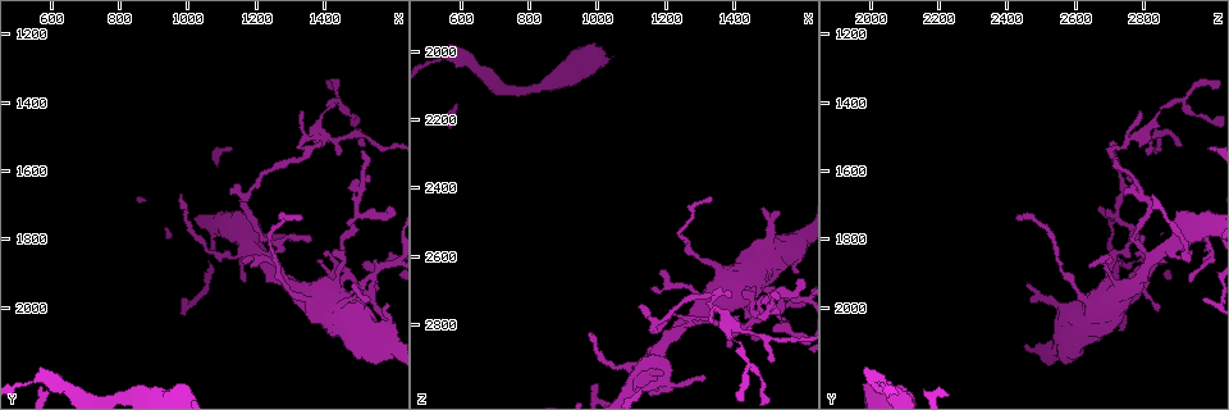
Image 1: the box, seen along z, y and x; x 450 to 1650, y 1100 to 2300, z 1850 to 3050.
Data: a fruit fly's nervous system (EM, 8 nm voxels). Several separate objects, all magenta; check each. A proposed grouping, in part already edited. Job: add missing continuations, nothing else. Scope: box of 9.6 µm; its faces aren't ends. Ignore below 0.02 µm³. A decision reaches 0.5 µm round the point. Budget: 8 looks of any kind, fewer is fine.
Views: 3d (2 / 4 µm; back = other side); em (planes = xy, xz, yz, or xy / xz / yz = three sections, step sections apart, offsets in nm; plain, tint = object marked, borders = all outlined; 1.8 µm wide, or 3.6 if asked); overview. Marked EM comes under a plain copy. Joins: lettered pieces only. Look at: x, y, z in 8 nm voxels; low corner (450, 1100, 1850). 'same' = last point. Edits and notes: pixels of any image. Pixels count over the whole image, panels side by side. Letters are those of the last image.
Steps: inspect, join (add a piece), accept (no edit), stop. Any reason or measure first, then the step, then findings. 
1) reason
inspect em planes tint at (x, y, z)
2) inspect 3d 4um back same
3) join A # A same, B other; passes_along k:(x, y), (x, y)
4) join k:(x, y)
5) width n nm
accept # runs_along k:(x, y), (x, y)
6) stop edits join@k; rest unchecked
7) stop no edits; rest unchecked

an open end
inspect em planes borders at (980, 1680, 2820)

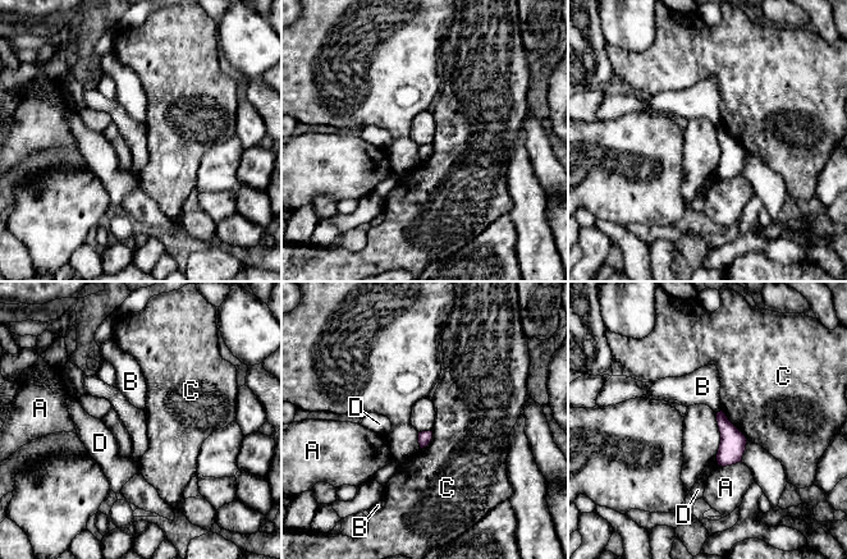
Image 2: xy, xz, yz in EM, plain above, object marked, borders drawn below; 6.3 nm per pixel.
accept # A other, B other, C other, D other; no lettered piece goes on from it

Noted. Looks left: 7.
sharp bend
inspect em planes tint at (1440, 1880, 2800)

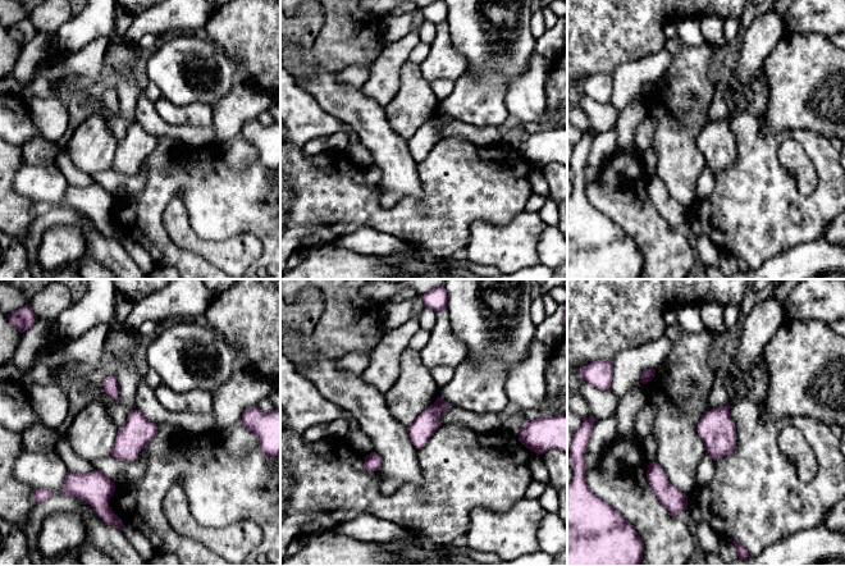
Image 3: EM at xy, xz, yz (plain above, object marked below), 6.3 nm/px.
inspect em planes borders same

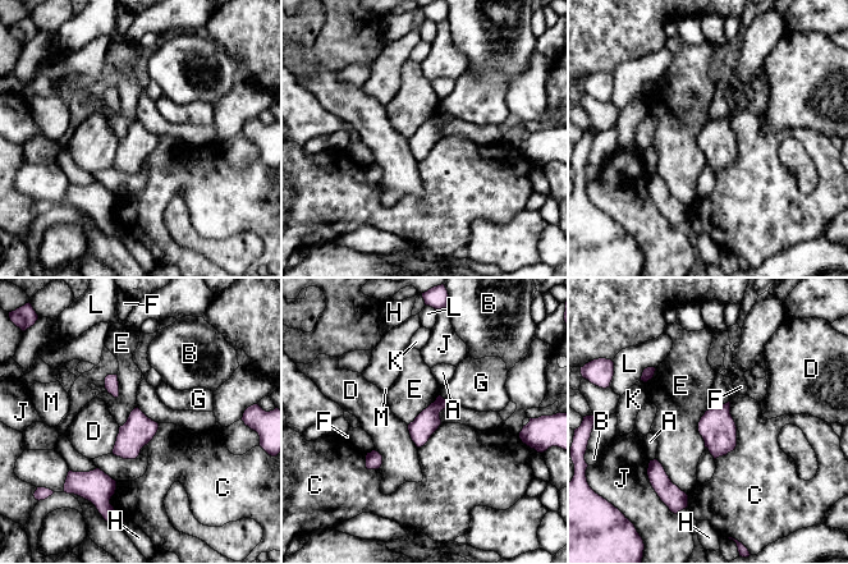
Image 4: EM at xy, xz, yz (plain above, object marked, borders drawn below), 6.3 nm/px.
longest_contact C 380 nm
accept # A other, B other, C other, D other, E other, F other, G other, H other, J other, K other, L other, M other; border 4:(709, 409), (698, 422), (705, 446); none of them fits

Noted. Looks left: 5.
abrupt turn
inspect em xy step 8 tint at (1340, 1560, 2720)

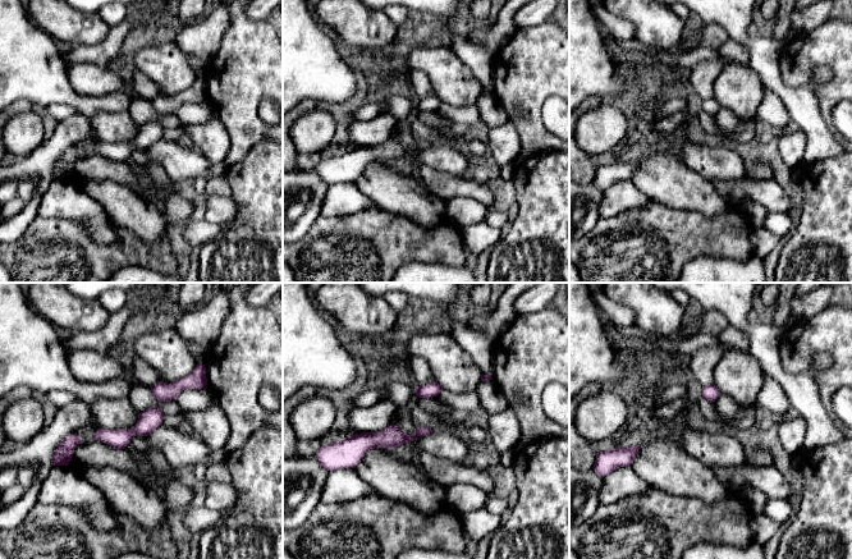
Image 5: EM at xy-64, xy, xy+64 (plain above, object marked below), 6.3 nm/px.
inspect em planes borders same

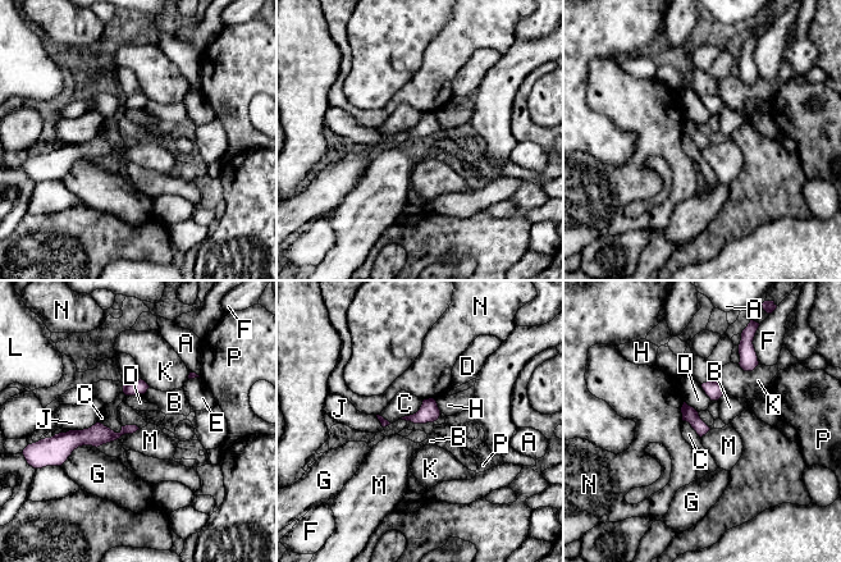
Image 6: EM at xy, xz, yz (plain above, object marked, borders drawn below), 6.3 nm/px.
accept # A other, B other, C other, D other, E other, F other, G other, H other, J other, K other, L other, M other, N other, P other; no lettered piece goes on from it

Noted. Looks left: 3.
stop no edits; rest unchecked

